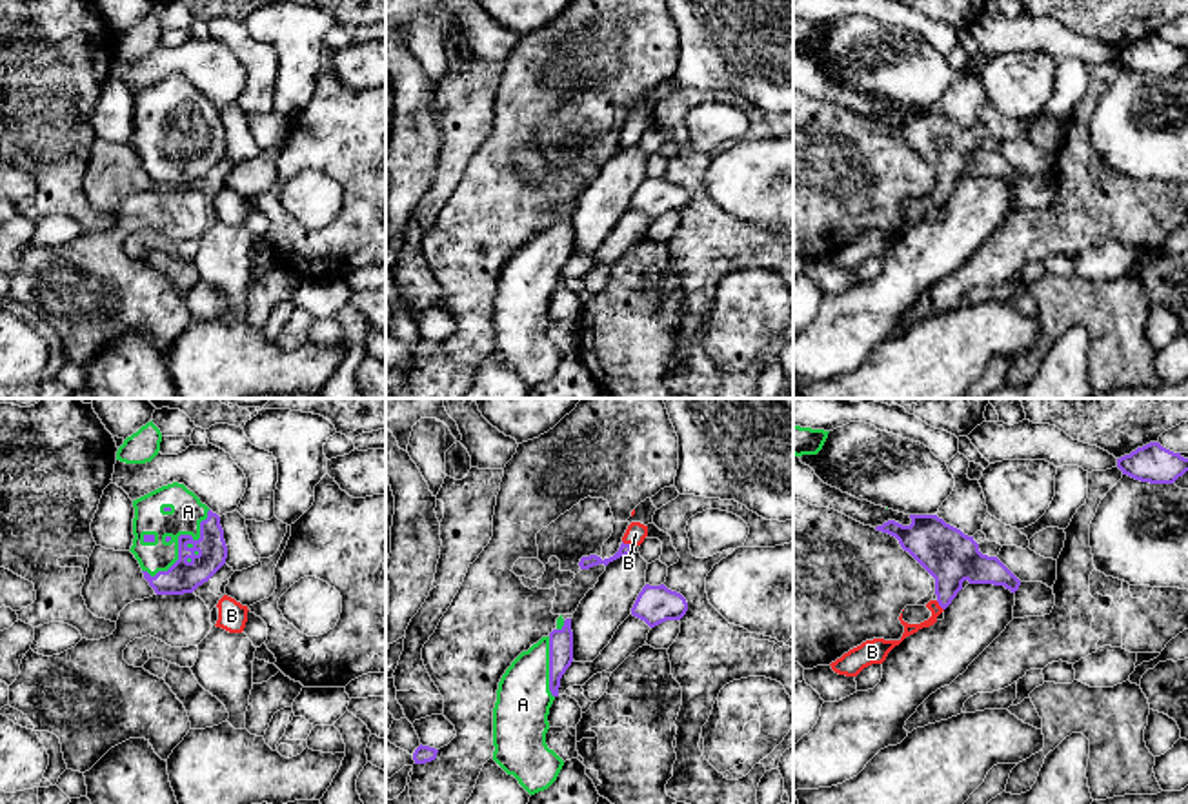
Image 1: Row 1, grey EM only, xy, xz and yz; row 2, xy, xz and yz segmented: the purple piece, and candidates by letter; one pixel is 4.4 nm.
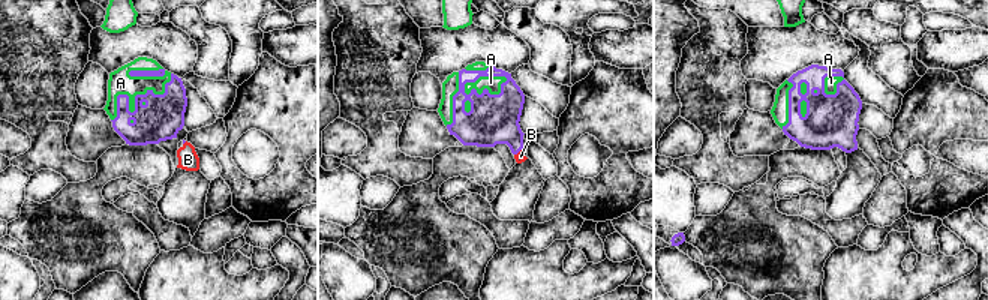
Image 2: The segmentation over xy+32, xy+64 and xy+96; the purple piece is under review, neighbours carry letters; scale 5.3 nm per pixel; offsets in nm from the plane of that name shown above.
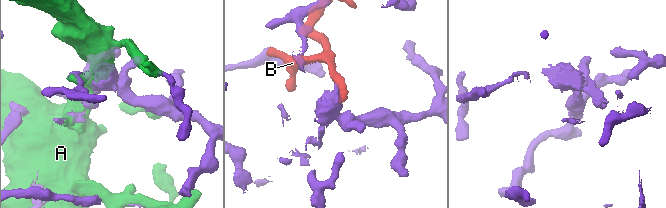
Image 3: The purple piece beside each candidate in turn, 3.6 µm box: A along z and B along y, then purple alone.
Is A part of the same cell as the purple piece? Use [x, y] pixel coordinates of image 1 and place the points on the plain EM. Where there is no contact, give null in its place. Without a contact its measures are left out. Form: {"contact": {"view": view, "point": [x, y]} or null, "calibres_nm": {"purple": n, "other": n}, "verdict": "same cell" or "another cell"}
{"contact": {"view": "xy", "point": [179, 135]}, "calibres_nm": {"purple": 140, "other": 150}, "verdict": "same cell"}

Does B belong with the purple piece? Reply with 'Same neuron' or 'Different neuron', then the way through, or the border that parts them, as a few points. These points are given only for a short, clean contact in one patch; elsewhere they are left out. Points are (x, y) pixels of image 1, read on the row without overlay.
Same neuron. Path across: xz (586, 155), (608, 153), (628, 137), (635, 126)

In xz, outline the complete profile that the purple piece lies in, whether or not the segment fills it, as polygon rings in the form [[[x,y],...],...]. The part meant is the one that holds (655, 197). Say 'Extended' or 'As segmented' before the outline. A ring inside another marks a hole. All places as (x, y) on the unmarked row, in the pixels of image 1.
As segmented. [[[646,176],[631,200],[631,207],[644,213],[649,220],[666,213],[680,213],[686,204],[686,191],[680,186],[668,182],[664,176]]]

